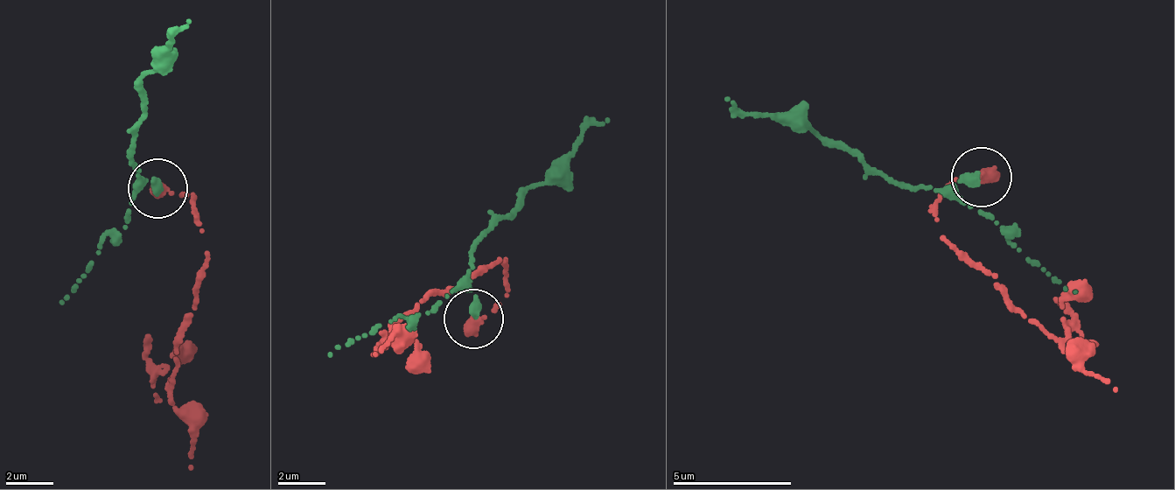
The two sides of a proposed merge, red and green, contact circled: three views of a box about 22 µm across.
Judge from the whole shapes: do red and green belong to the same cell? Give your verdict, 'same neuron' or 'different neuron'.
different neuron

